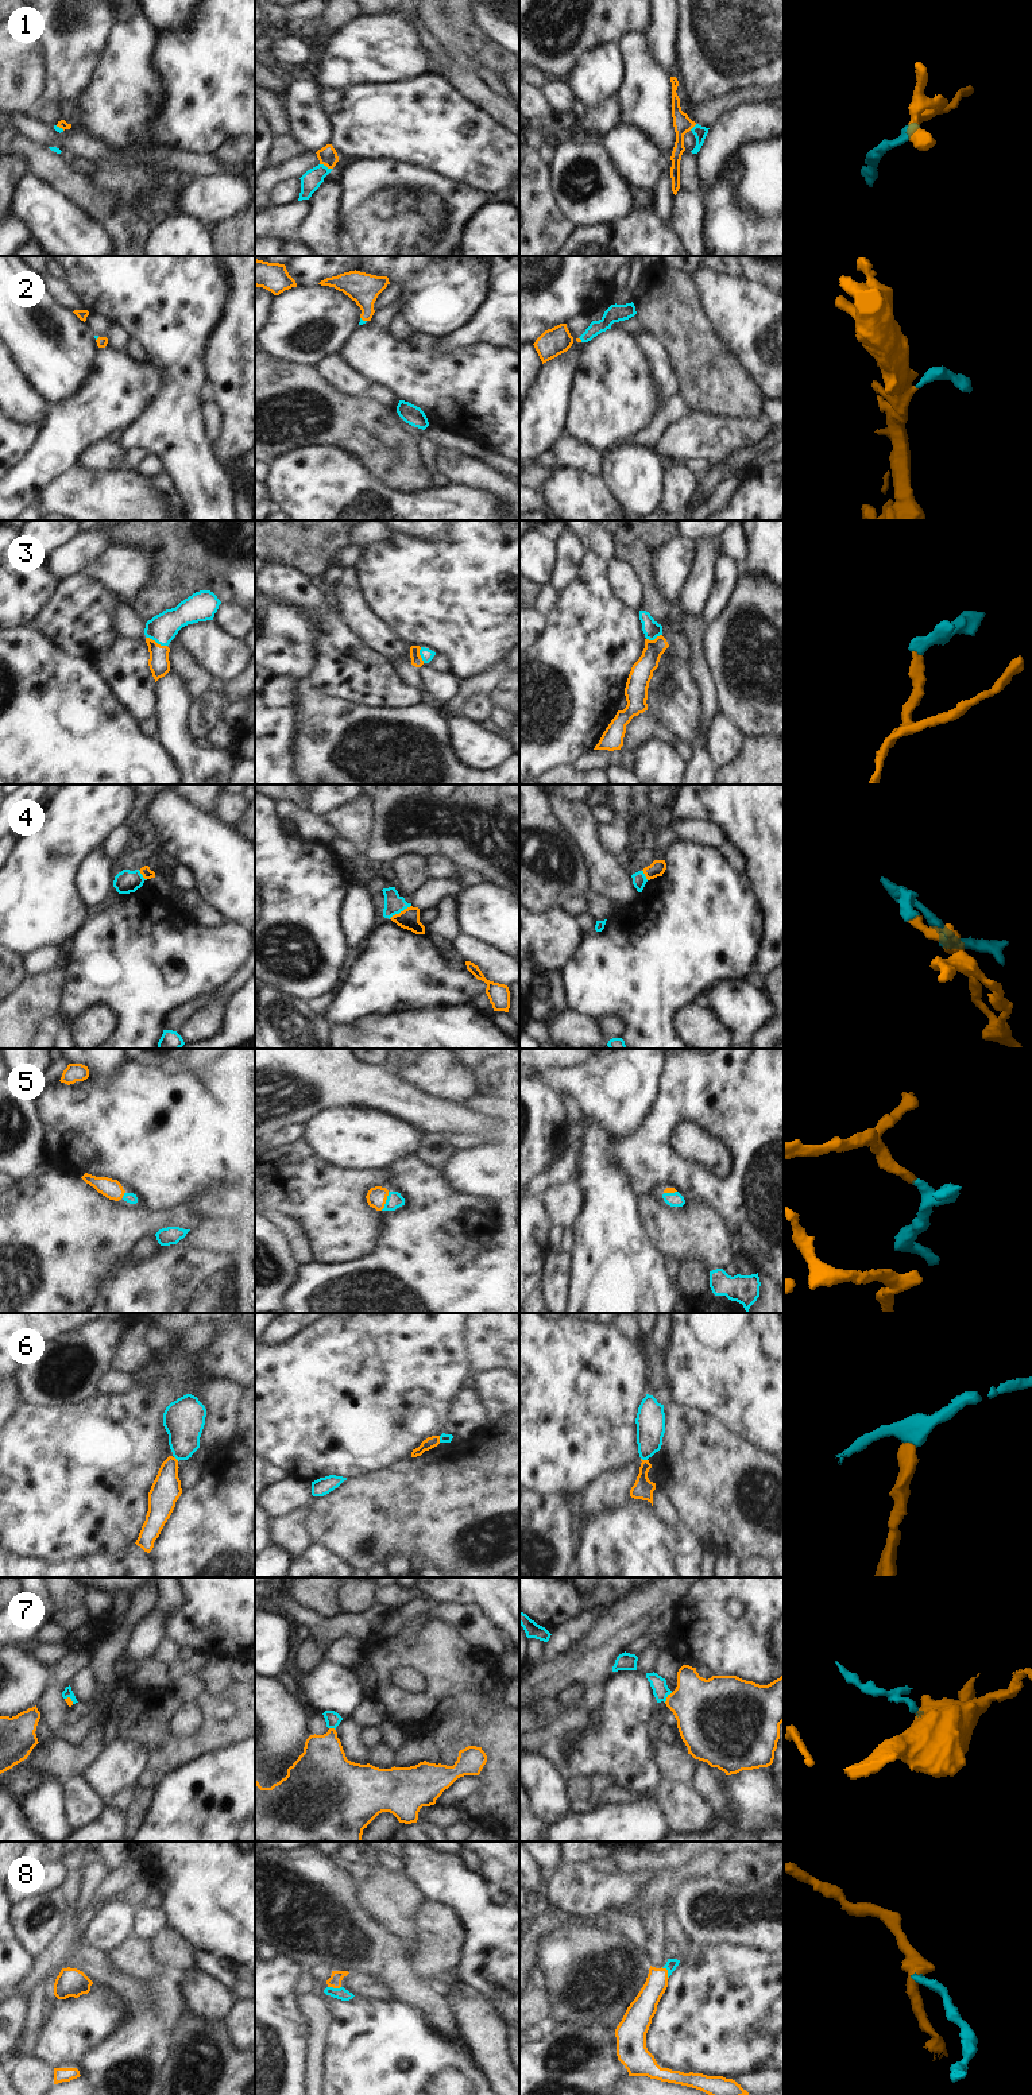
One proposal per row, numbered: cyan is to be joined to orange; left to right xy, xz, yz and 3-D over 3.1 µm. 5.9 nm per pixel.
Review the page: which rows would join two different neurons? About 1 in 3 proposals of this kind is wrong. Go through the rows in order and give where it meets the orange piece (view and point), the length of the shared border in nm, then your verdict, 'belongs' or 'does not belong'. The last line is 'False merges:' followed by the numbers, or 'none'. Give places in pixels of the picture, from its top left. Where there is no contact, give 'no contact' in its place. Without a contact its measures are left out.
1: xz (325, 165) | 80 nm | belongs
2: xz (363, 320) | 50 nm | belongs
3: xy (155, 642) | 140 nm | belongs
4: xz (401, 912) | 160 nm | does not belong
5: xz (385, 1201) | 120 nm | belongs
6: yz (644, 1460) | 40 nm | does not belong
7: yz (667, 1697) | 80 nm | belongs
8: yz (667, 1971) | 80 nm | belongs
False merges: 4, 6

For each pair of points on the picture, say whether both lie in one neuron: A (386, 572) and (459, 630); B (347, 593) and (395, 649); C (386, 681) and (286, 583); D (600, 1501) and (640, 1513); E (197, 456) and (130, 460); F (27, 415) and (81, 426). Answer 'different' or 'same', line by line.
A: same
B: same
C: same
D: different
E: different
F: different

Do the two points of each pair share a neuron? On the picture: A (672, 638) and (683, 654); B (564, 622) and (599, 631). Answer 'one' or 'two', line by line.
A: one
B: one

